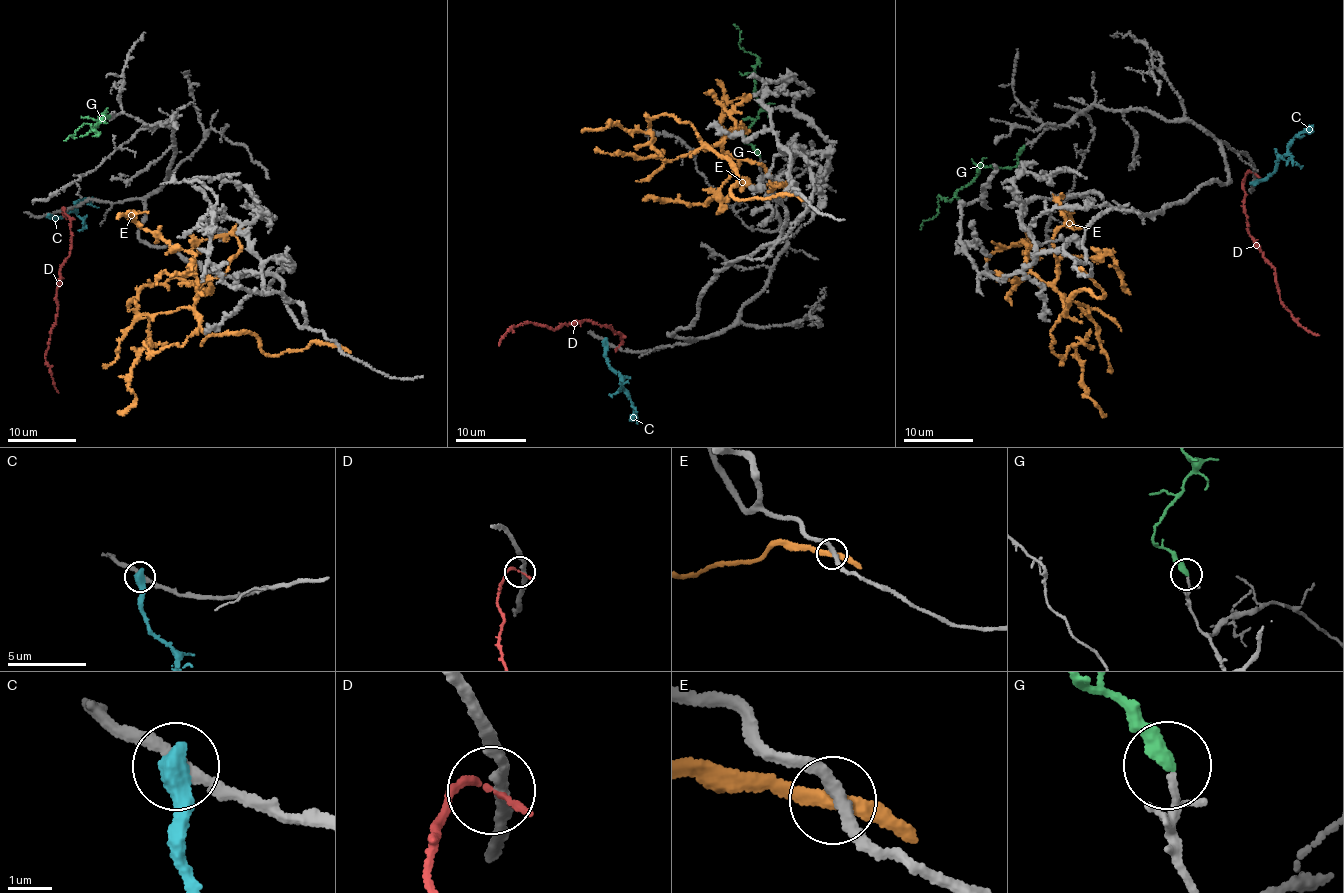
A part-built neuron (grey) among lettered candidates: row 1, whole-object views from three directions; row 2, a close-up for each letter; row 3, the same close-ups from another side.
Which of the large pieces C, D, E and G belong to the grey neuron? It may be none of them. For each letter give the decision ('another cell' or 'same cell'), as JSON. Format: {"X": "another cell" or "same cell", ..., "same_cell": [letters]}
{"C": "another cell", "D": "another cell", "E": "another cell", "G": "same cell", "same_cell": ["G"]}

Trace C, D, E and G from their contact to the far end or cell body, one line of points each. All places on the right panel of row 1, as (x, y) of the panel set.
C: (1254, 182), (1275, 172), (1295, 137), (1309, 131), (1313, 125)
D: (1252, 172), (1245, 175), (1243, 185), (1243, 212), (1249, 236), (1275, 271), (1283, 307), (1300, 324), (1319, 335)
E: (1079, 270), (1105, 293), (1073, 293), (1066, 313), (1058, 292), (1027, 266), (1032, 245), (1006, 248), (986, 263)
G: (1023, 147), (1015, 165), (982, 167), (948, 200), (938, 197), (937, 214), (923, 221), (921, 229)

